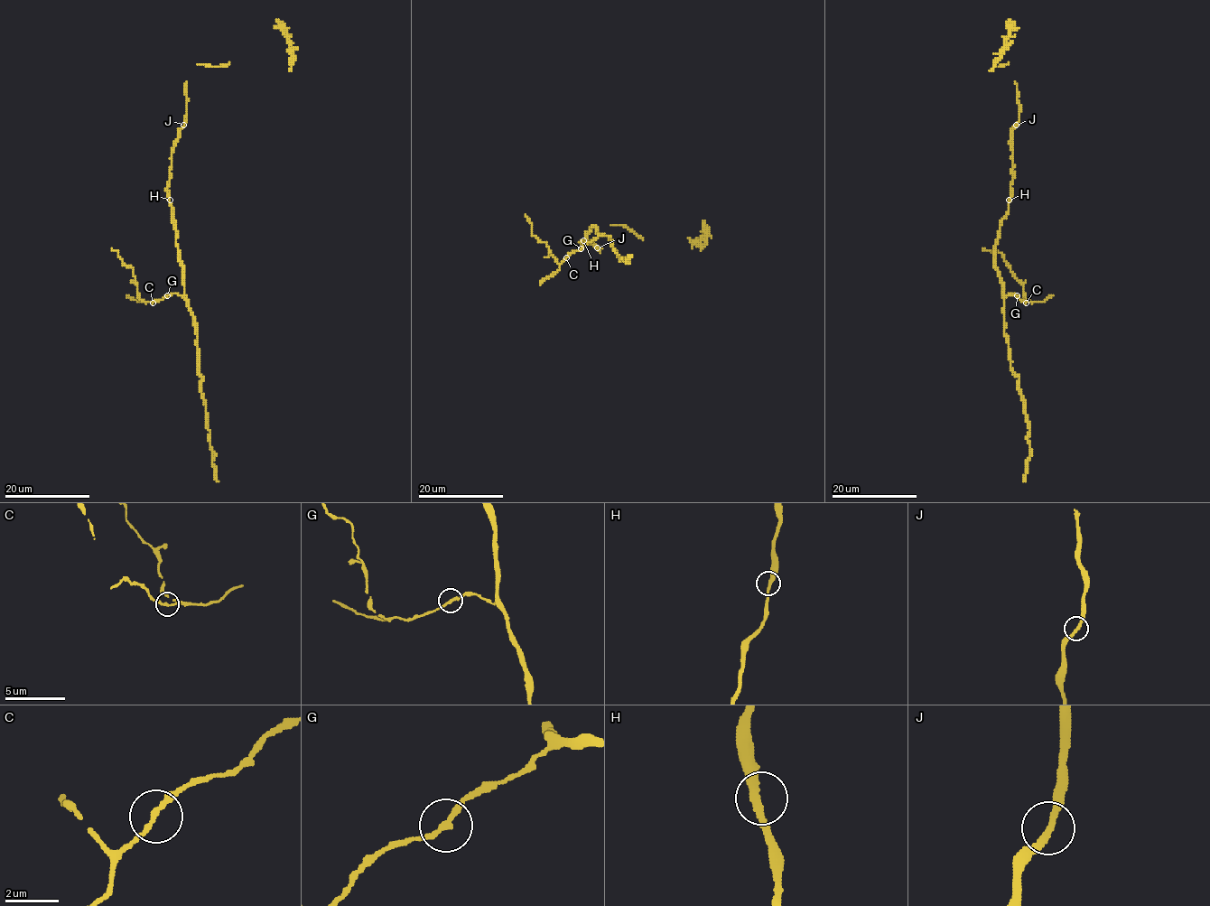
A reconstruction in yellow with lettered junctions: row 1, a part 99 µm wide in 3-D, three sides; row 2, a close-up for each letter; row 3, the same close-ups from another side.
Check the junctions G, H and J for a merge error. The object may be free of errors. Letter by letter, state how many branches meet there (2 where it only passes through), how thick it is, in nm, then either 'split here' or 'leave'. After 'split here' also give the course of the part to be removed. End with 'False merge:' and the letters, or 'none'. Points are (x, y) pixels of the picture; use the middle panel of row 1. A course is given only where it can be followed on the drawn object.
G: 2 | 240 nm | leave
H: 2 | 280 nm | leave
J: 2 | 240 nm | leave
False merge: none

